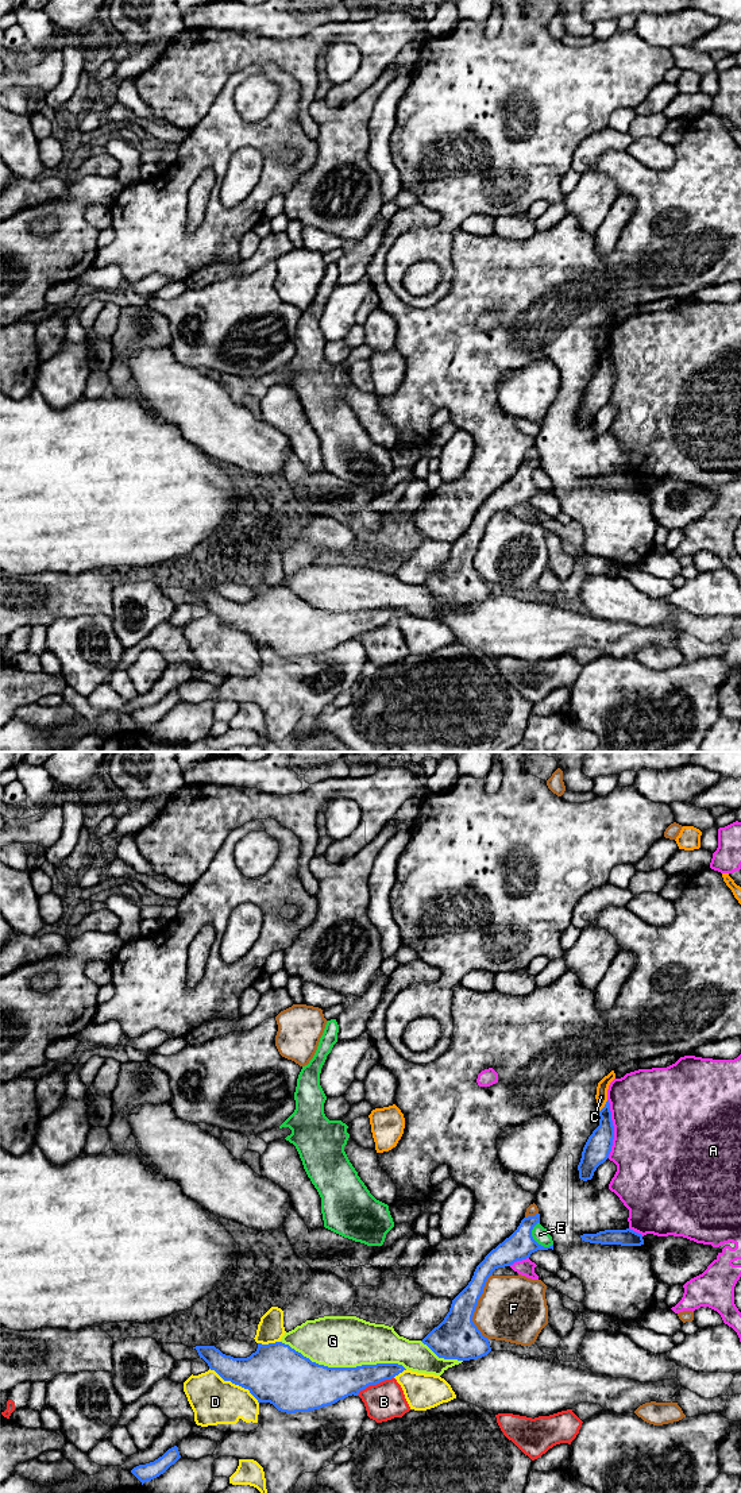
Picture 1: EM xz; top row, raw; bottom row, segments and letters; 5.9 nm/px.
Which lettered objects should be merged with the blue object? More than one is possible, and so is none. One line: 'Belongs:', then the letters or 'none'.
Belongs: none

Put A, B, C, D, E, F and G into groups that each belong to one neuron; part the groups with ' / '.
A B / C / D / E / F / G

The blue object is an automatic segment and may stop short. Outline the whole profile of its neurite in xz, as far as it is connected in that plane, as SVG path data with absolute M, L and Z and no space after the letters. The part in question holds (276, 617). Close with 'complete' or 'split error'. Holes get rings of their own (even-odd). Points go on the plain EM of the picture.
M282 586L258 587L256 595L247 602L225 599L215 590L196 590L193 593L197 594L200 602L208 607L209 613L215 614L224 625L231 625L248 633L258 647L270 647L278 655L286 657L309 656L332 649L348 640L358 640L367 630L391 624L406 614L398 607L328 612L312 606Z | complete

